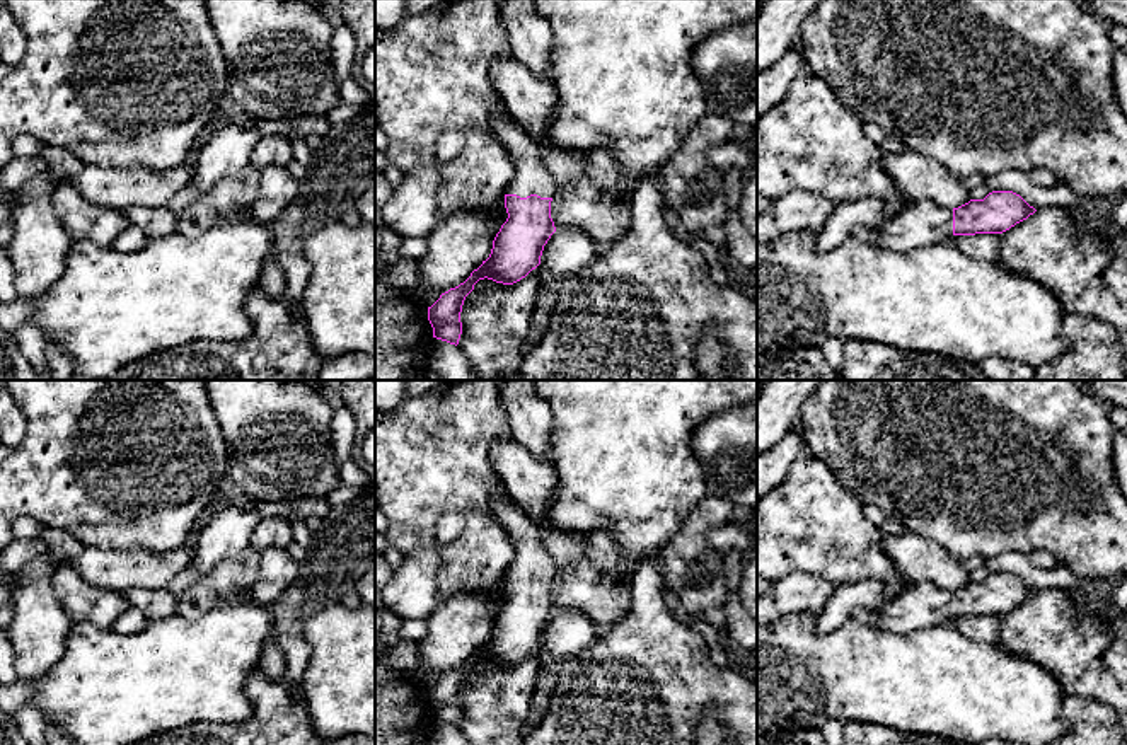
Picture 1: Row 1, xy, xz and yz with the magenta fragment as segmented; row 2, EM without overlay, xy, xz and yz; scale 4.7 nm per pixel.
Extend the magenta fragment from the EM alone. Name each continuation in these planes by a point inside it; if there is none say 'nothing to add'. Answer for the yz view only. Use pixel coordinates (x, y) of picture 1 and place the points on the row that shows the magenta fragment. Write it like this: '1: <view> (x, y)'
1: yz (923, 222)

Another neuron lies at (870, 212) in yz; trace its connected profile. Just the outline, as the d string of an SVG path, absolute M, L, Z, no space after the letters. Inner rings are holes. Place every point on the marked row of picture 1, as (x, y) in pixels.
M864 198L837 205L825 223L815 230L817 249L820 252L834 251L854 228L875 228L883 222L892 220L904 205L905 201L883 201L878 198Z

